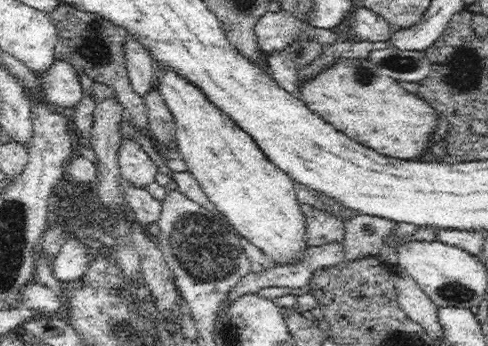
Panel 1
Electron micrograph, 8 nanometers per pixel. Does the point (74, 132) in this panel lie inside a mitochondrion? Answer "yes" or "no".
no

